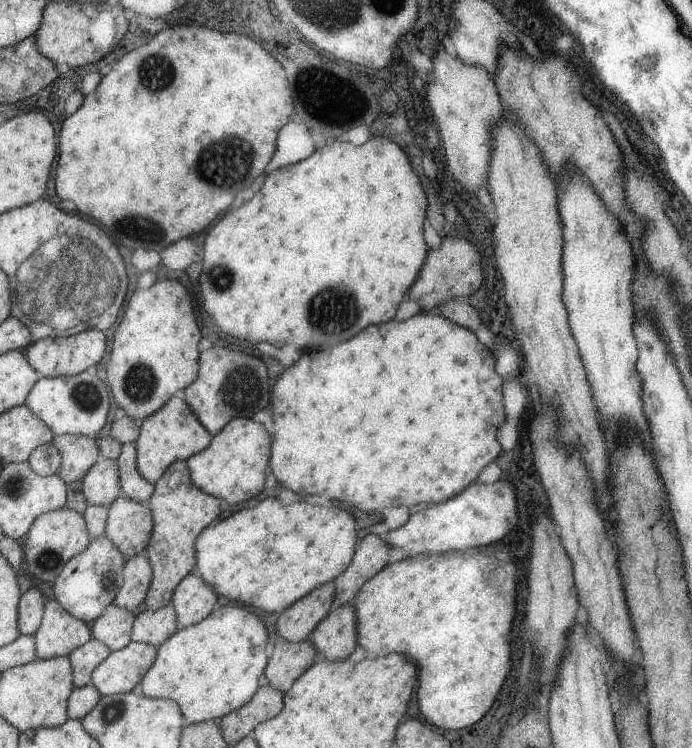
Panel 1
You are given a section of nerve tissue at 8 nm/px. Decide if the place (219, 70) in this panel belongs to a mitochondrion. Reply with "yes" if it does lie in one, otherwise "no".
no

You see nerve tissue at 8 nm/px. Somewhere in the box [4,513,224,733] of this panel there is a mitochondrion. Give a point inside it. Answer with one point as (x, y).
(115, 712)

